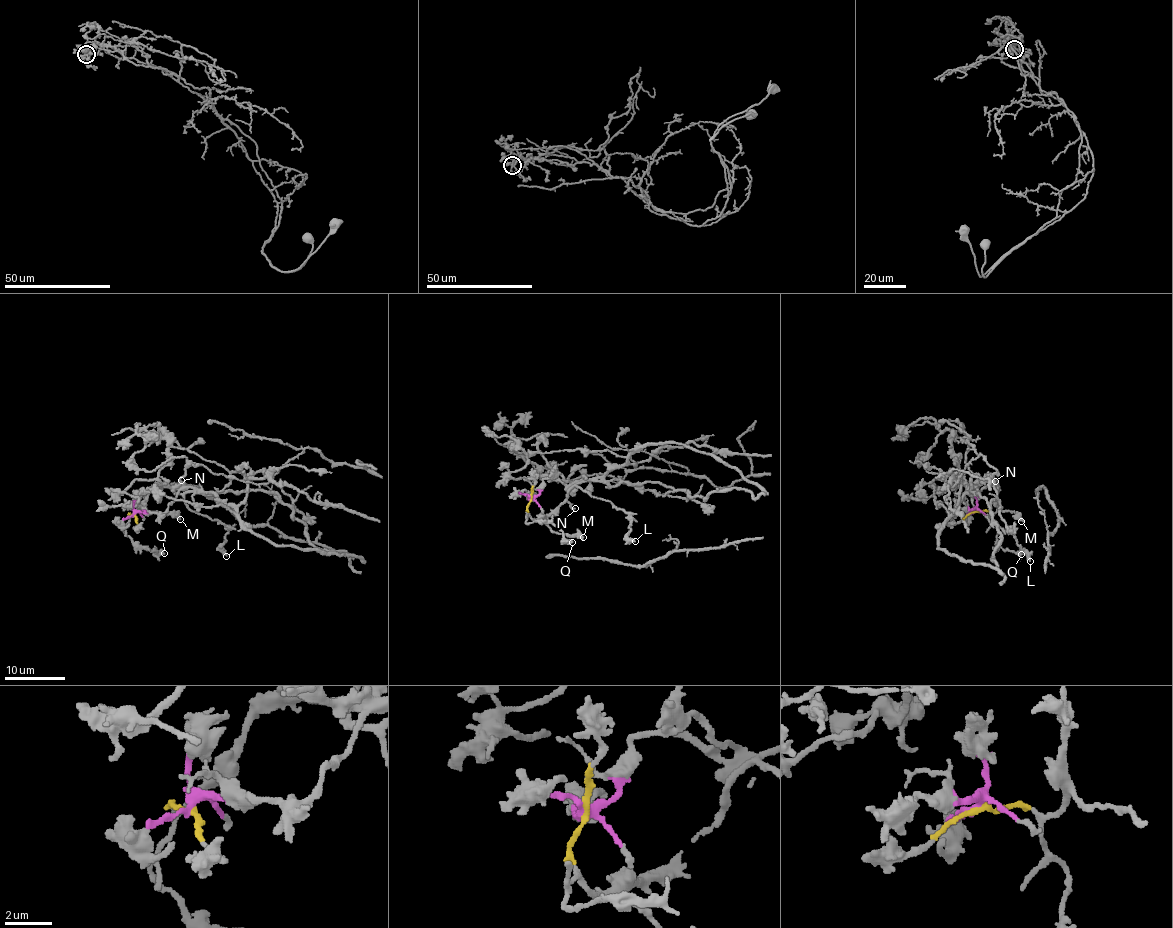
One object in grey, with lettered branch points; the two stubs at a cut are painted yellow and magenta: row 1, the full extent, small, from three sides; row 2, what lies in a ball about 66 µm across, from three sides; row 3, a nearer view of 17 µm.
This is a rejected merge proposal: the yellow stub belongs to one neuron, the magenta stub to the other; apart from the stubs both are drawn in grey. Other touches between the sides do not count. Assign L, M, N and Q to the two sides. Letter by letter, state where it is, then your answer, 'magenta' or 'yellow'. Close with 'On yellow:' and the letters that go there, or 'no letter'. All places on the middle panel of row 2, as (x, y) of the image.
L: place (635, 541); yellow
M: place (583, 537); yellow
N: place (575, 508); yellow
Q: place (572, 542); yellow
On yellow: L, M, N, Q

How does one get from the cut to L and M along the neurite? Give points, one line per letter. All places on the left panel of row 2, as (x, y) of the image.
L: (134, 514), (129, 513), (150, 492), (169, 486), (189, 508), (227, 528), (221, 547), (227, 556)
M: (134, 514), (129, 513), (143, 508), (177, 515), (181, 519)

